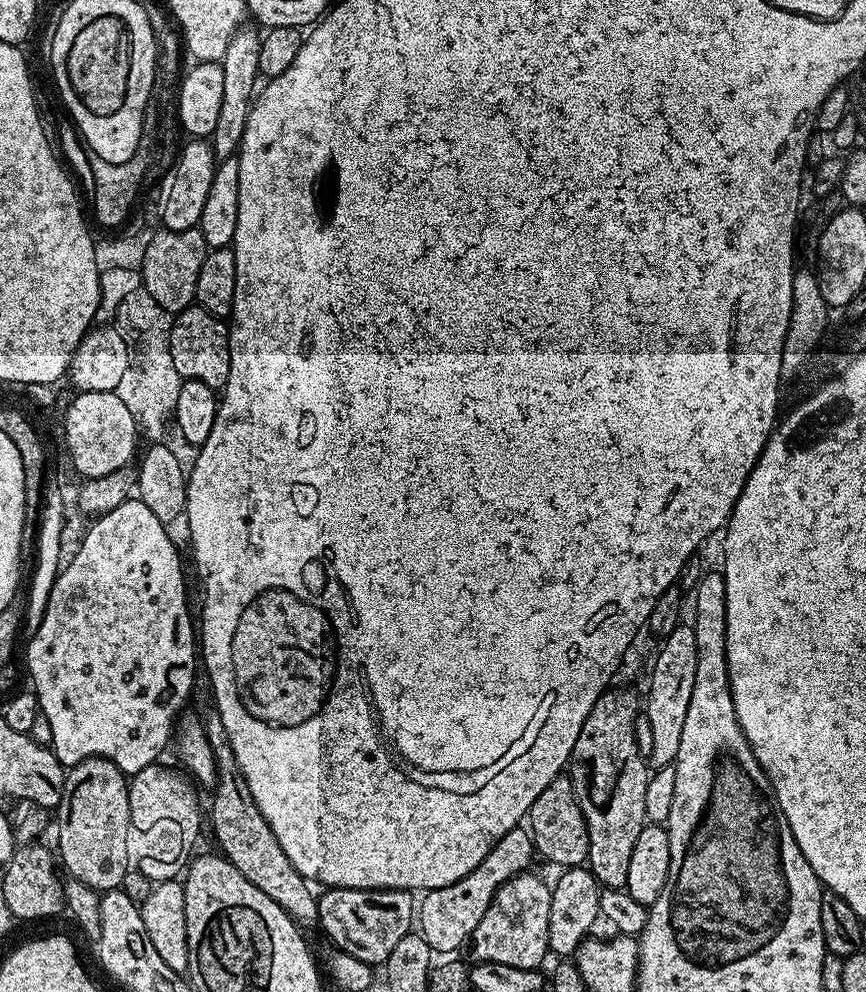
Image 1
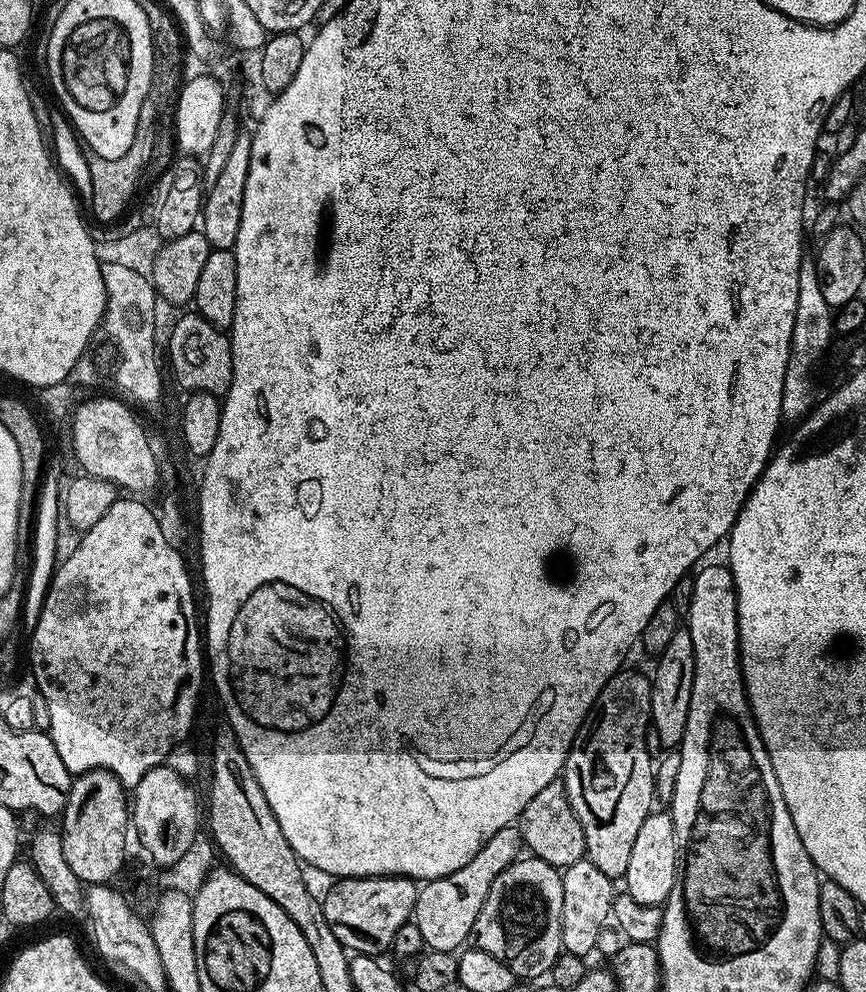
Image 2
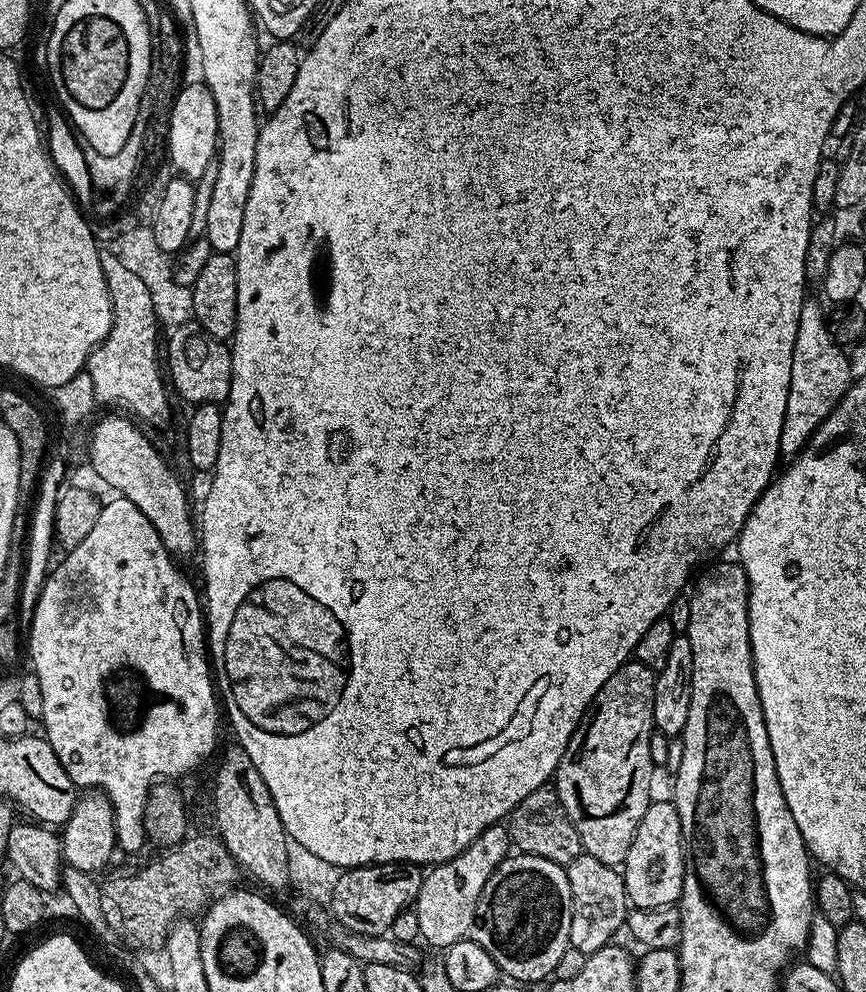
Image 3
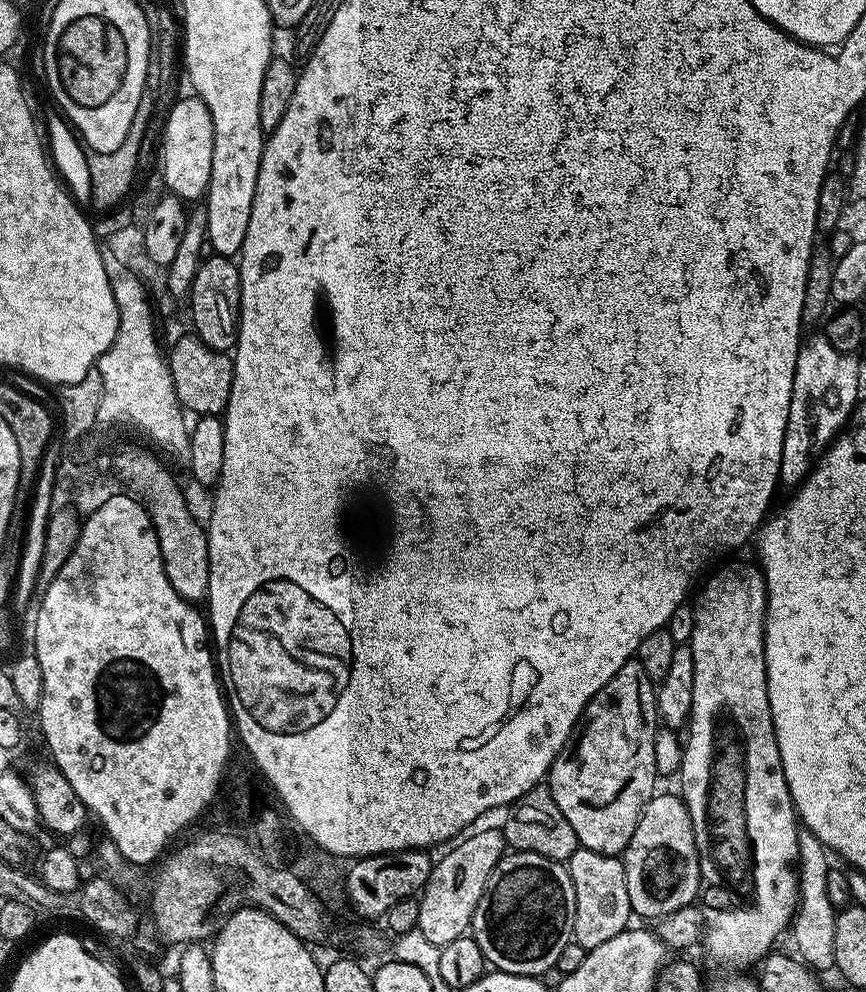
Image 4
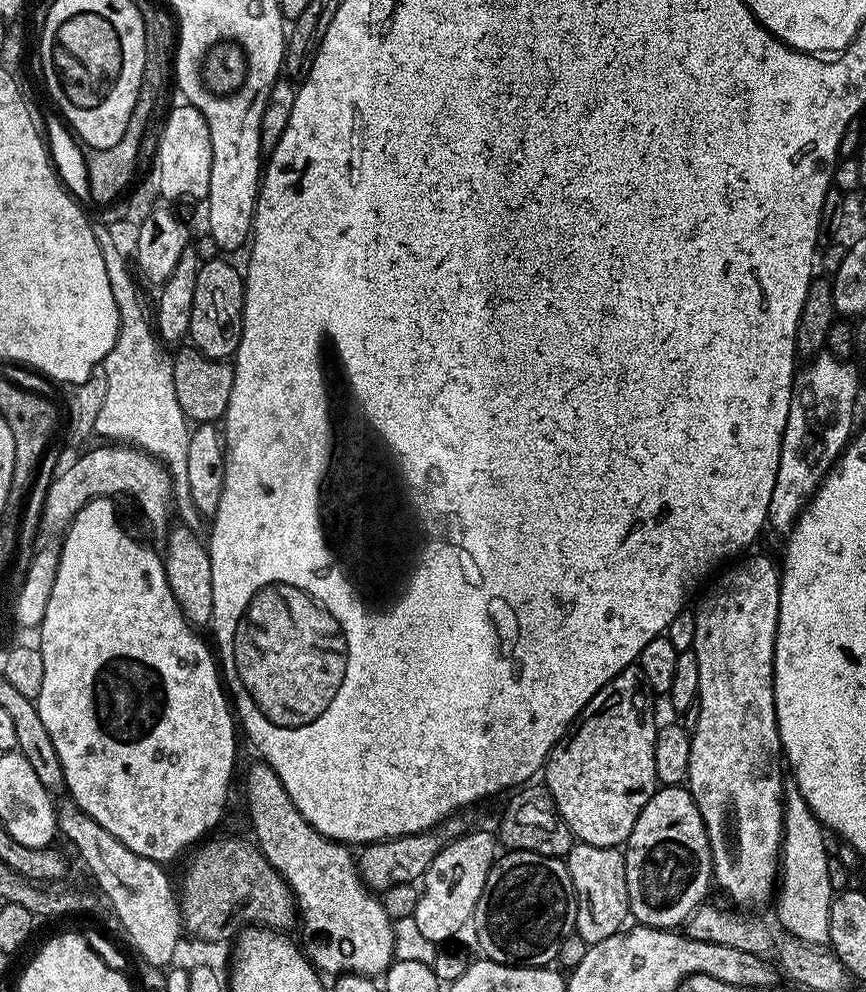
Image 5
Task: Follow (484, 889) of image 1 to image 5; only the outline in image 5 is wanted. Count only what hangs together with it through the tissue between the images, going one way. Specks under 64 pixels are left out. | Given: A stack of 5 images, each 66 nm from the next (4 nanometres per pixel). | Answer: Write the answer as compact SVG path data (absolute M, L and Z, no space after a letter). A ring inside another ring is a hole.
M469 830L463 836L457 836L455 840L445 843L444 849L436 854L430 862L430 866L424 871L420 897L416 907L415 919L418 929L423 937L435 942L448 942L451 936L456 936L464 928L464 923L471 921L476 914L478 898L482 898L482 890L486 886L486 878L490 874L493 864L498 859L498 840L495 835L488 832L475 832Z

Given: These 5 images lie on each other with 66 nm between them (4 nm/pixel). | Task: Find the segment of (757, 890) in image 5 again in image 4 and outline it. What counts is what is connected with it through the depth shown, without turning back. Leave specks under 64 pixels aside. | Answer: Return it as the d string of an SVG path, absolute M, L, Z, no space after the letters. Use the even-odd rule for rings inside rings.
M755 563L728 564L720 568L704 584L704 589L694 599L694 634L690 641L692 661L694 662L694 702L692 714L686 725L687 738L683 741L683 756L678 773L680 780L679 795L688 807L690 822L694 826L694 842L700 859L700 891L698 900L703 905L704 935L702 948L708 951L708 956L716 964L752 964L760 961L773 951L776 939L789 931L792 918L800 898L797 876L797 860L799 858L798 840L802 830L798 823L796 808L790 798L790 790L786 786L786 778L782 770L782 758L778 754L778 742L774 734L774 722L770 710L770 698L766 686L766 658L764 657L764 611L768 608L768 587L764 574Z

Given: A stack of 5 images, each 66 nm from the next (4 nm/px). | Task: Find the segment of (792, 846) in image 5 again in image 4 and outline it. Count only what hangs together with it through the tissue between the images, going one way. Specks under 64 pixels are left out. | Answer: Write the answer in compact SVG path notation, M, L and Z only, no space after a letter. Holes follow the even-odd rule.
M800 831L799 858L797 860L797 876L800 880L800 898L790 925L790 937L796 943L795 953L812 970L823 972L831 971L835 967L834 962L834 922L837 909L830 902L826 893L826 874L830 867L830 859L827 848L821 840L812 832Z

